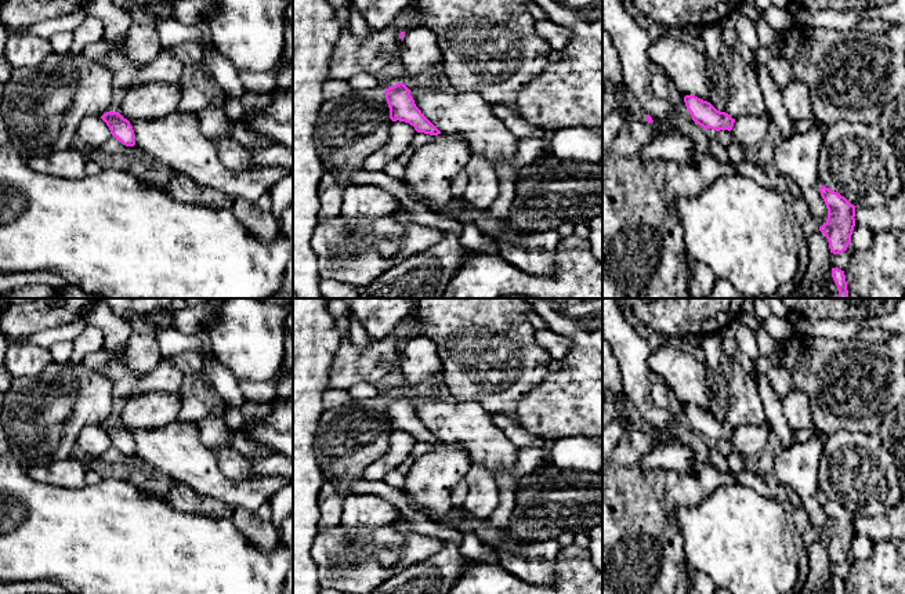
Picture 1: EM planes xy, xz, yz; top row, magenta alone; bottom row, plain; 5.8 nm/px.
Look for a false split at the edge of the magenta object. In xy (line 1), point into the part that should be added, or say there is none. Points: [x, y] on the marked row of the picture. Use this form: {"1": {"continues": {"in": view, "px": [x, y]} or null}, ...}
{"1": {"continues": null}}

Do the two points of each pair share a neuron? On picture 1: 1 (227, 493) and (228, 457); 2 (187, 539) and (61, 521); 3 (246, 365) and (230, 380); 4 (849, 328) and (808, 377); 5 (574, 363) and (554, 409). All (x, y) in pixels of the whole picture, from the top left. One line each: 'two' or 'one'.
1: two
2: one
3: two
4: two
5: one

